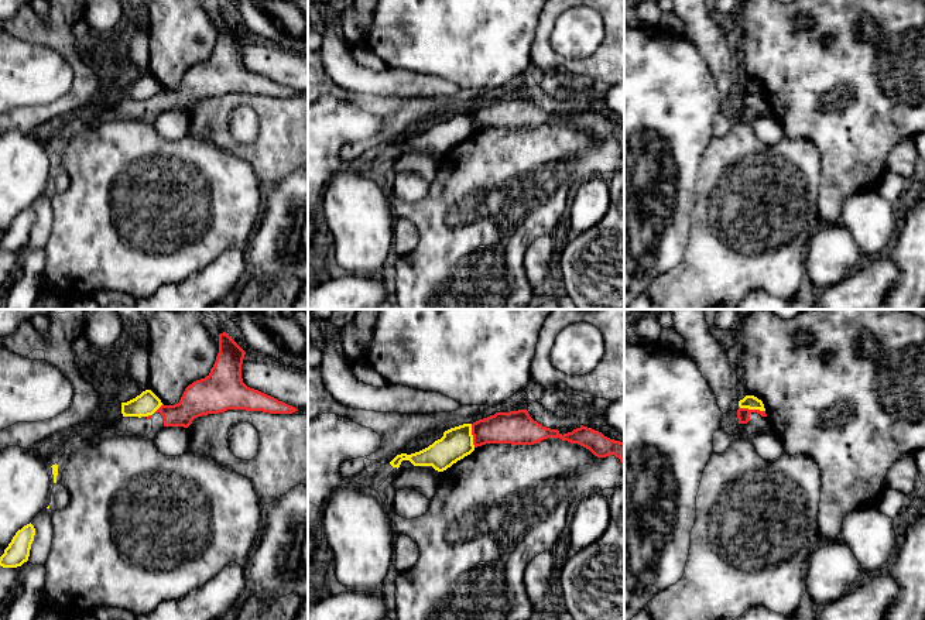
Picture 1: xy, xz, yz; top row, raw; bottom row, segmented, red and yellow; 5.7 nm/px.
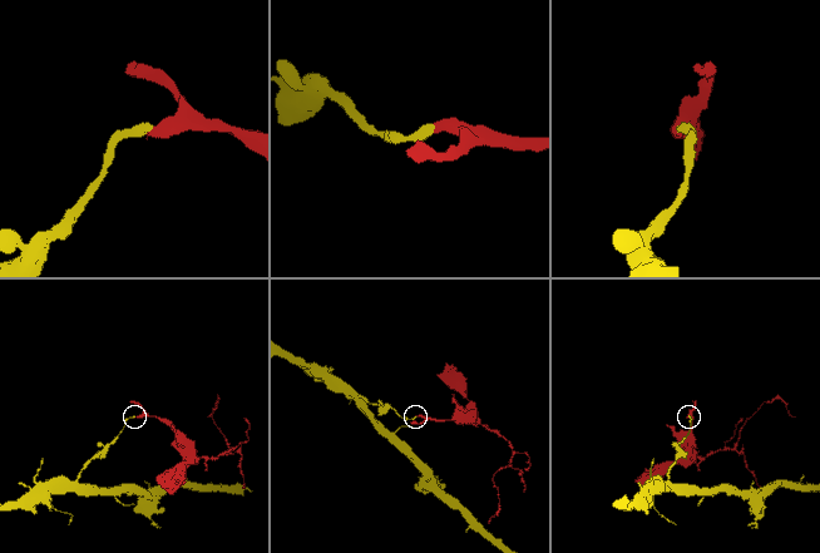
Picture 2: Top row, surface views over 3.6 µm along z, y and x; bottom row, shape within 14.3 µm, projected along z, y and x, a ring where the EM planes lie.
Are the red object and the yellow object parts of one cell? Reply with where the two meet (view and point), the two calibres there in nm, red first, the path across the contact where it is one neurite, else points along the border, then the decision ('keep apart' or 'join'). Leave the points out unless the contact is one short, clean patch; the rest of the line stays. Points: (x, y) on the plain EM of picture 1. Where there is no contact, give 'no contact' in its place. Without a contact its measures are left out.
contact yz (752, 93); calibres 80 and 80 nm; border yz (739, 89), (764, 95); keep apart

